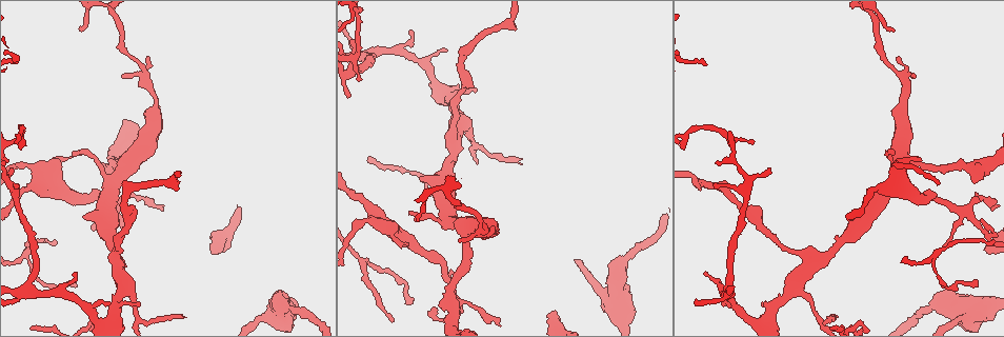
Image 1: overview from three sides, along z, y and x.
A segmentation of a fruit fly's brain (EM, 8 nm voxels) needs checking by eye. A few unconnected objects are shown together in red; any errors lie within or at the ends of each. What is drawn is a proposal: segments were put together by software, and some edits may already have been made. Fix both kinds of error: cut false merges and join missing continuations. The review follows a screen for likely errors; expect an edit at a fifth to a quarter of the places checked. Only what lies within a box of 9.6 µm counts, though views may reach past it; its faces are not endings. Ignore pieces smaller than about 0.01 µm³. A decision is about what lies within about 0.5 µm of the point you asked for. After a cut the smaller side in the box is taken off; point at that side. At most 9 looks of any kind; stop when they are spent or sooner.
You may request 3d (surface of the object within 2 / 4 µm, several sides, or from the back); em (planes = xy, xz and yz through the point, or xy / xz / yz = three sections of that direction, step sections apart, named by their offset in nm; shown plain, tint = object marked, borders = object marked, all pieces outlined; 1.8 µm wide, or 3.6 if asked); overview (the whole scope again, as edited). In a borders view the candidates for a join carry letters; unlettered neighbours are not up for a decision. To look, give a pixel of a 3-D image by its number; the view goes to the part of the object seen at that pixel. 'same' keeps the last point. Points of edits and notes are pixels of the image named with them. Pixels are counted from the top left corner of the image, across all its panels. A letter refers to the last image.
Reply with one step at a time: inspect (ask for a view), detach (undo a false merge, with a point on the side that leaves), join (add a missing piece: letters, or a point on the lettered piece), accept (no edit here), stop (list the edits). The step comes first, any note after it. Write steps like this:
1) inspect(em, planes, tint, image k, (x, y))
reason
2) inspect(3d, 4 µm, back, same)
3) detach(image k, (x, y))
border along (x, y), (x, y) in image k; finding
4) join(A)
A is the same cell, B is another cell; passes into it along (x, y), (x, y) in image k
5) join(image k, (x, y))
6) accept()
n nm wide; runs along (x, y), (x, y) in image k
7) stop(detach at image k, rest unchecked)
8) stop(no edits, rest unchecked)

inspect(em, 3.6 µm, planes, tint, image 1, (70, 157))
stops while still wide

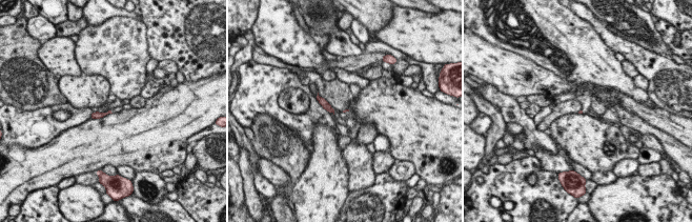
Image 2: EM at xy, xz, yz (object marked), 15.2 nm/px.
inspect(em, 3.6 µm, planes, borders, same)

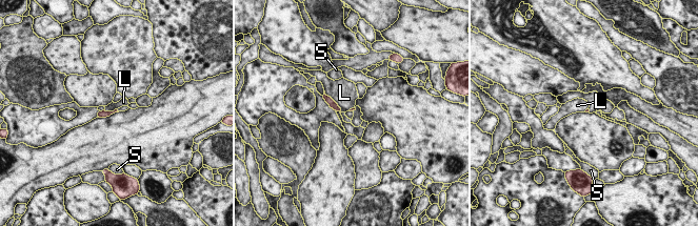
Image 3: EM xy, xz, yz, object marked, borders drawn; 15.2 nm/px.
accept()
L and S are other cells; runs along (116, 110), (99, 116) in image 3; none of them fits

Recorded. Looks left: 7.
inspect(3d, 2 µm, image 1, (117, 210))
branch point

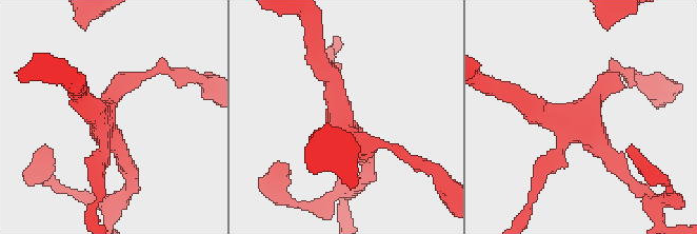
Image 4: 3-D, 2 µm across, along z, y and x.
inspect(em, yz, step 16, tint, image 4, (578, 122))

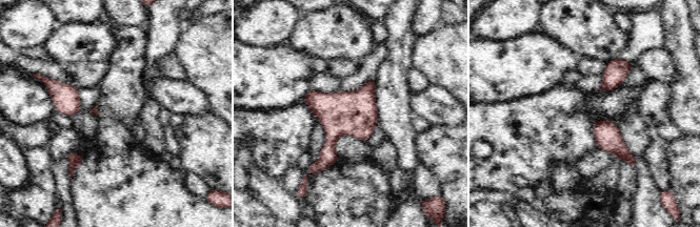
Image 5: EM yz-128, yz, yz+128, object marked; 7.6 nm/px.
inspect(em, planes, borders, same)
cut it another way

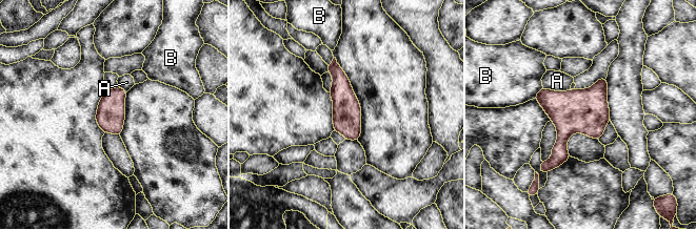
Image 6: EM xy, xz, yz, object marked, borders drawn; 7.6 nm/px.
accept()
A touches over 220 nm; A and B are other cells; border along (543, 87), (558, 91), (571, 89) in image 6; continuous, no second neuron

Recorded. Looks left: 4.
inspect(em, planes, borders, image 1, (989, 254))
an open end

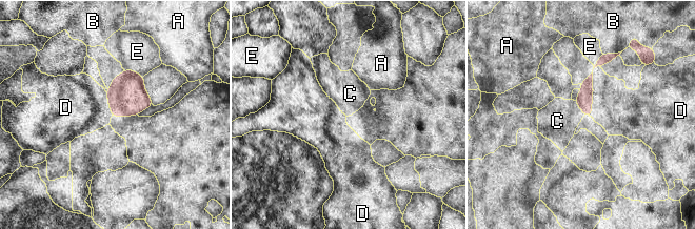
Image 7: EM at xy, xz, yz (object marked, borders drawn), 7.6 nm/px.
join(C)
C is the same cell, A, B, D and E are other cells; passes into it along (584, 99), (579, 107), (557, 121) in image 7; the neuron continues

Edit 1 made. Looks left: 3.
inspect(3d, 4 µm, image 1, (521, 158))
thin end

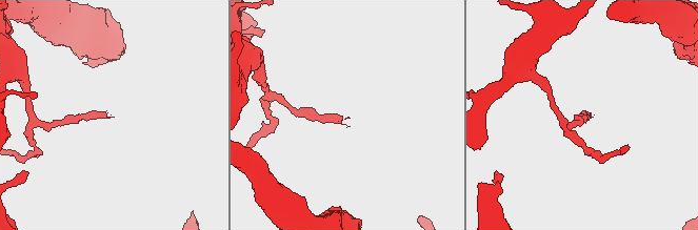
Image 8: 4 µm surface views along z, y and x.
inspect(em, planes, plain, image 8, (345, 118))
shape alone is not enough

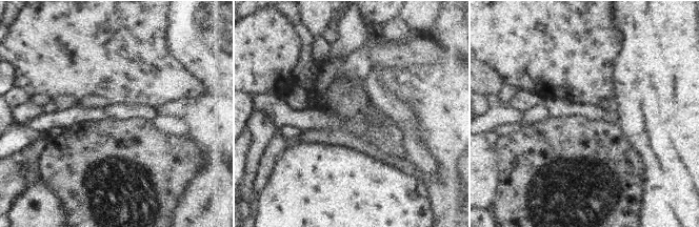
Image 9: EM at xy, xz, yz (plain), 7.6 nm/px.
inspect(em, planes, borders, same)

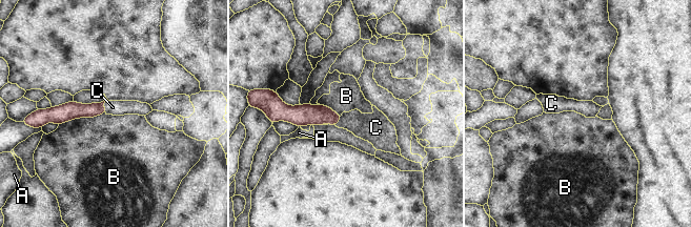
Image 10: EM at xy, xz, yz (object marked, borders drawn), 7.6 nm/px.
join(C)
C is the same cell, A and B are other cells; the neuron continues

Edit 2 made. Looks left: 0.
stop(join at image 7, join at image 10, rest unchecked)

